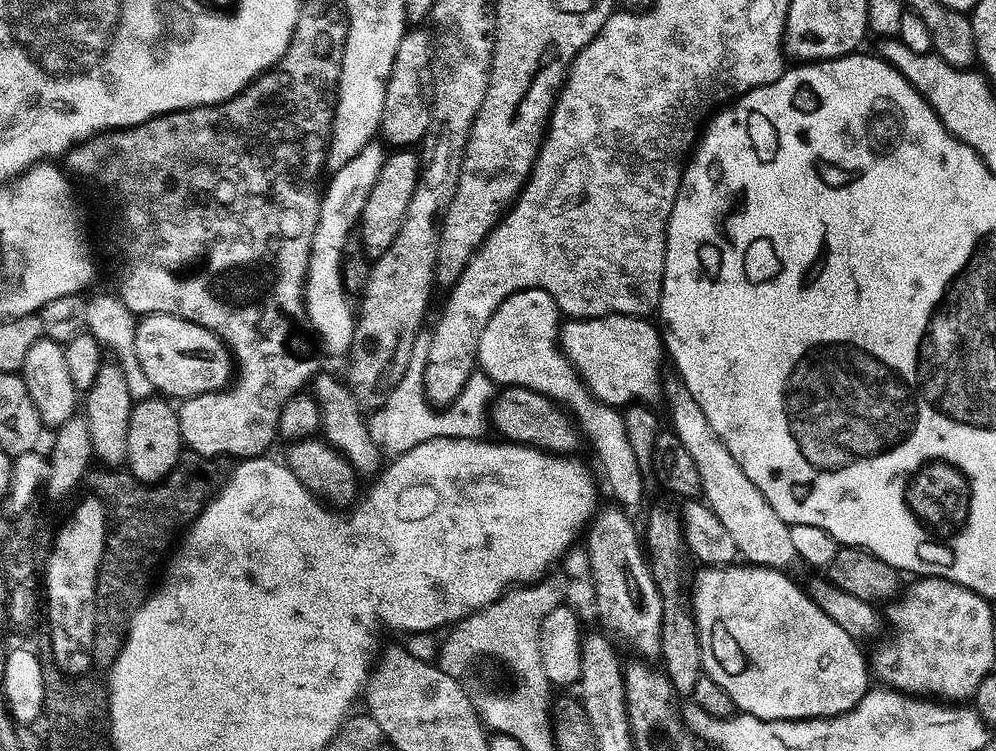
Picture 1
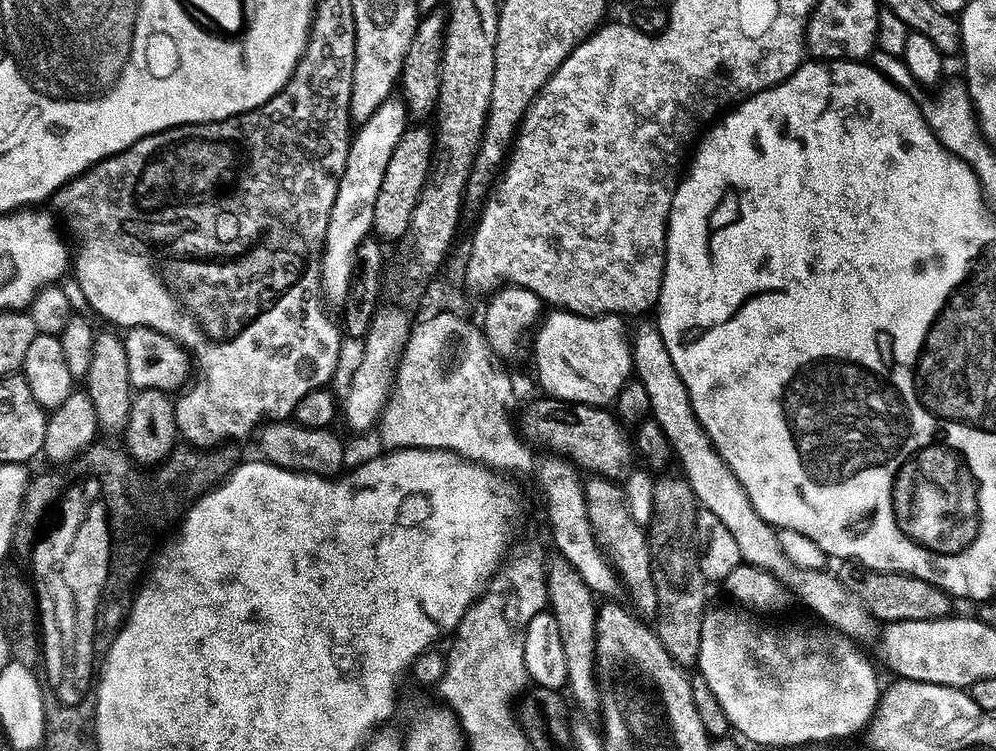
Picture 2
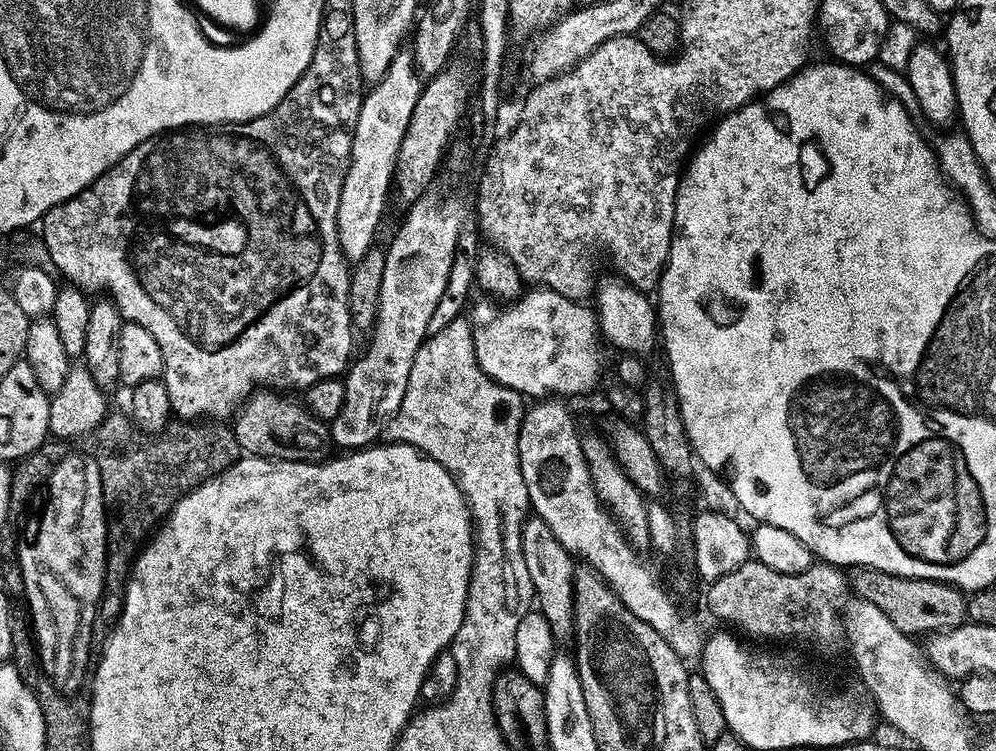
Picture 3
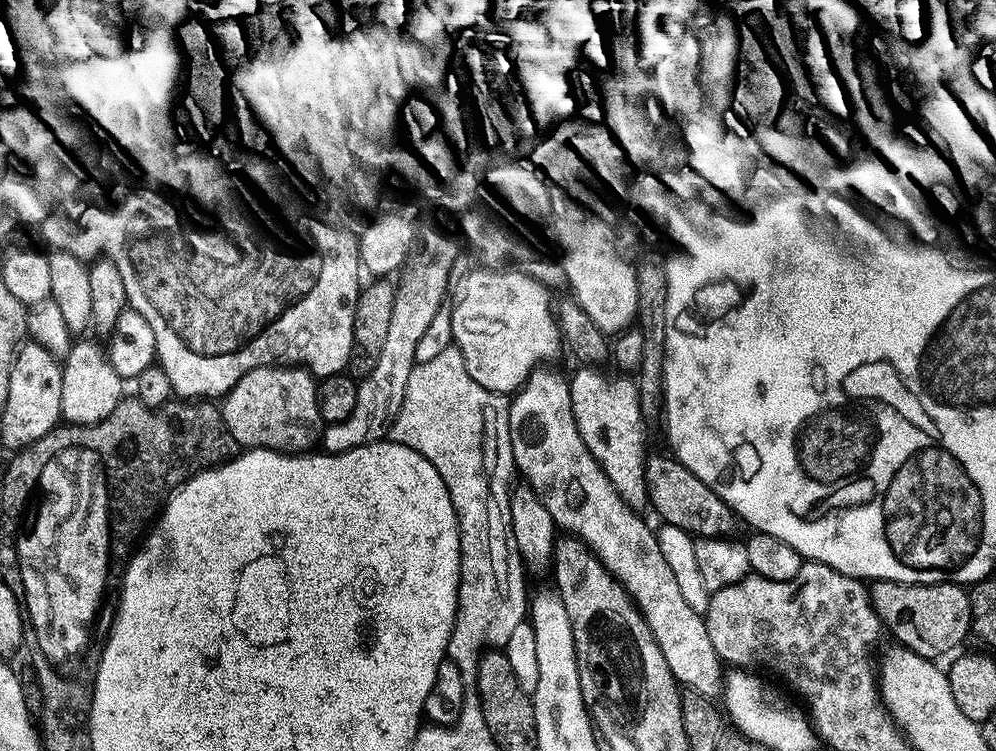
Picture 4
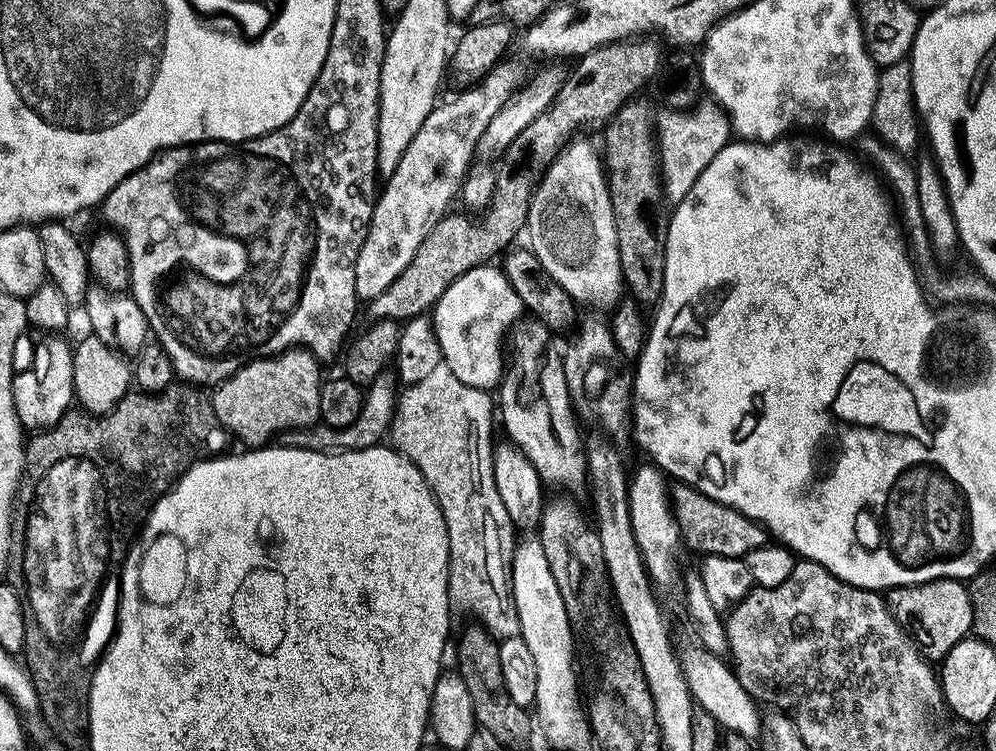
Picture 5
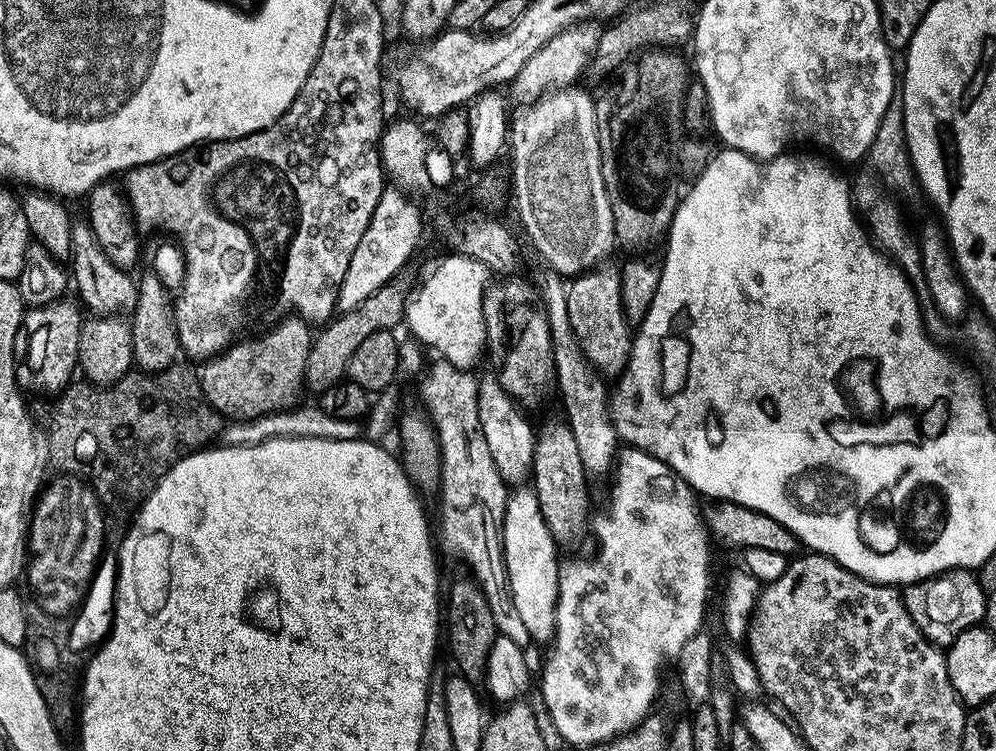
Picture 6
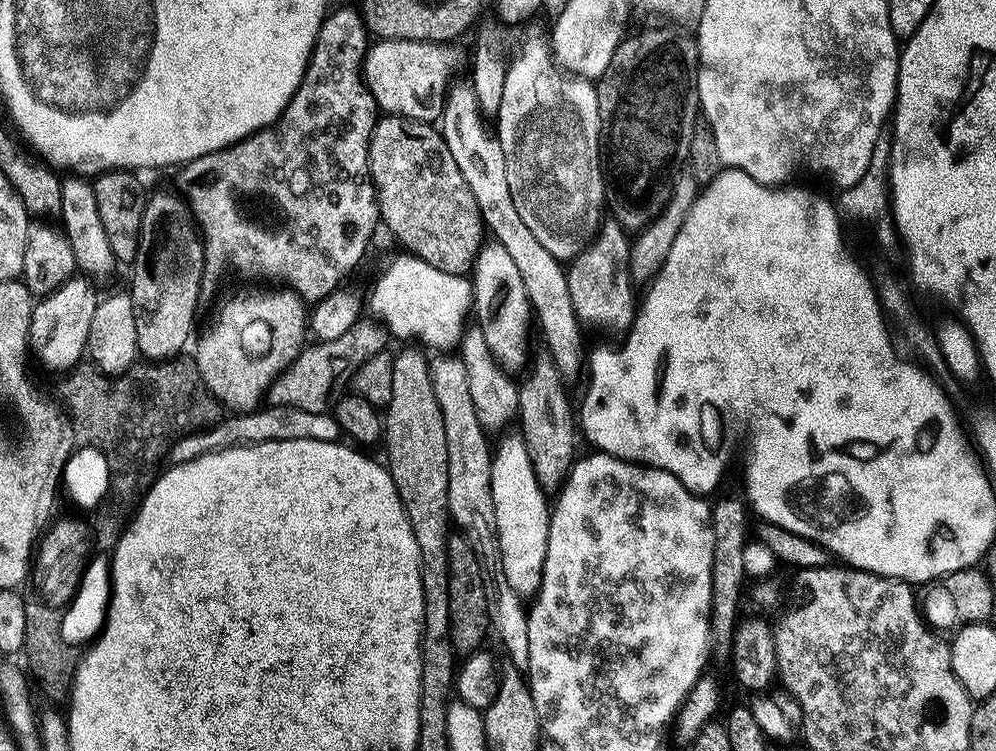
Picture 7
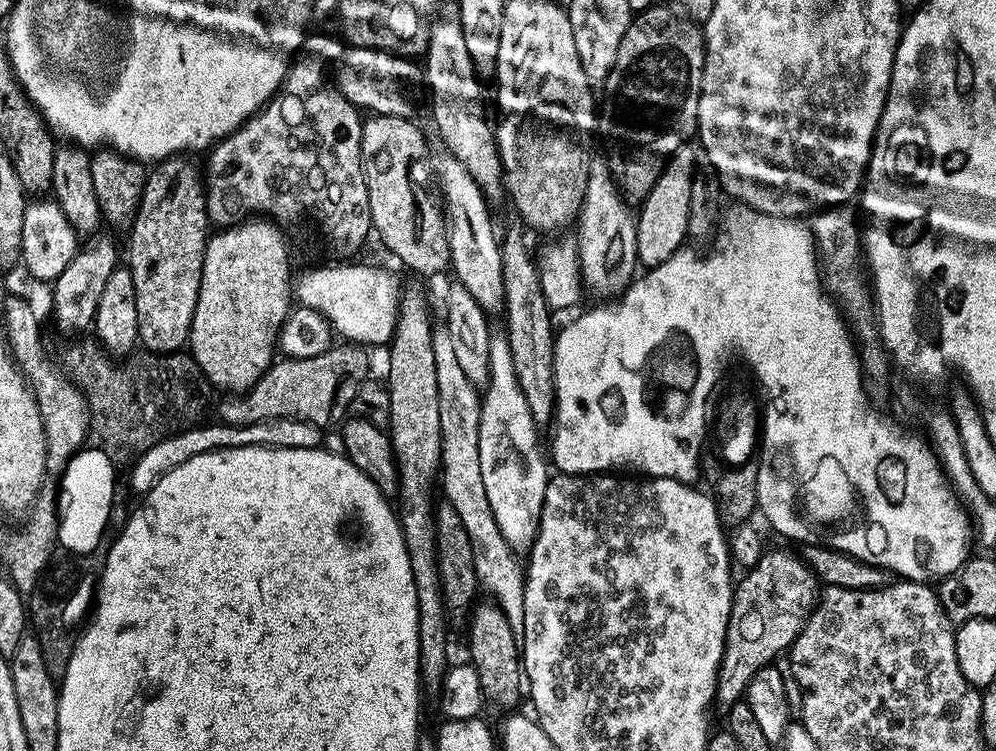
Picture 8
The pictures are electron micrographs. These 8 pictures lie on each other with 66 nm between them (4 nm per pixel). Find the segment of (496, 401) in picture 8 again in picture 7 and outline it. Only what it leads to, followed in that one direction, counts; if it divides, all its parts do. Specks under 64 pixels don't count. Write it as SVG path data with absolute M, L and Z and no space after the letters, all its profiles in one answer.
M523 435L508 436L500 445L495 445L492 462L492 492L496 507L497 526L495 535L498 537L498 553L504 559L504 576L507 587L510 587L521 598L535 597L540 591L540 583L544 581L544 563L548 549L548 527L552 521L550 500L544 487L538 482L532 459L528 453L528 444Z

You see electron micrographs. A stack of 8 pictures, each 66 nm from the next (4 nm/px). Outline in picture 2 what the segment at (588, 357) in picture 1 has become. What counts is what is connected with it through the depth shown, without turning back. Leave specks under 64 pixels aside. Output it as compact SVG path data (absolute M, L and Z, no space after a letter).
M556 310L551 314L553 316L549 320L547 317L535 333L536 364L540 367L541 378L548 383L547 395L570 405L585 404L591 408L603 409L615 405L620 392L633 379L636 366L630 332L629 329L628 332L624 329L625 321L618 316L576 316L563 310Z

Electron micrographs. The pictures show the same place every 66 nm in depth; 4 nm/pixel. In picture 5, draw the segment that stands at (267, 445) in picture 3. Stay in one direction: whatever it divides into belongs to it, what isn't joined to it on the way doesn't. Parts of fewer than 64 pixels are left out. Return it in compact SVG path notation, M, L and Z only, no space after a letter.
M297 346L294 348L287 349L279 354L269 355L269 360L256 360L260 358L252 358L252 361L249 362L245 368L240 368L231 373L228 379L222 380L215 385L214 390L216 393L211 393L210 399L212 402L212 408L218 414L218 418L222 422L222 426L227 428L229 433L233 437L241 436L242 439L248 443L248 446L264 446L269 443L268 440L271 438L275 432L284 432L287 428L308 428L311 429L313 426L319 425L321 423L320 419L320 385L322 383L322 375L320 376L320 368L318 365L317 357L313 356L311 352L308 351L307 348L303 346Z

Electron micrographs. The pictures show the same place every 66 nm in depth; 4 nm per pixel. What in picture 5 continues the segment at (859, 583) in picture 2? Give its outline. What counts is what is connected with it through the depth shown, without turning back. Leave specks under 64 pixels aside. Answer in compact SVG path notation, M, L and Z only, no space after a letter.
M935 580L909 588L893 588L890 603L900 623L916 637L916 643L932 658L948 656L954 646L973 635L976 626L977 605L973 600L973 589L963 580Z

